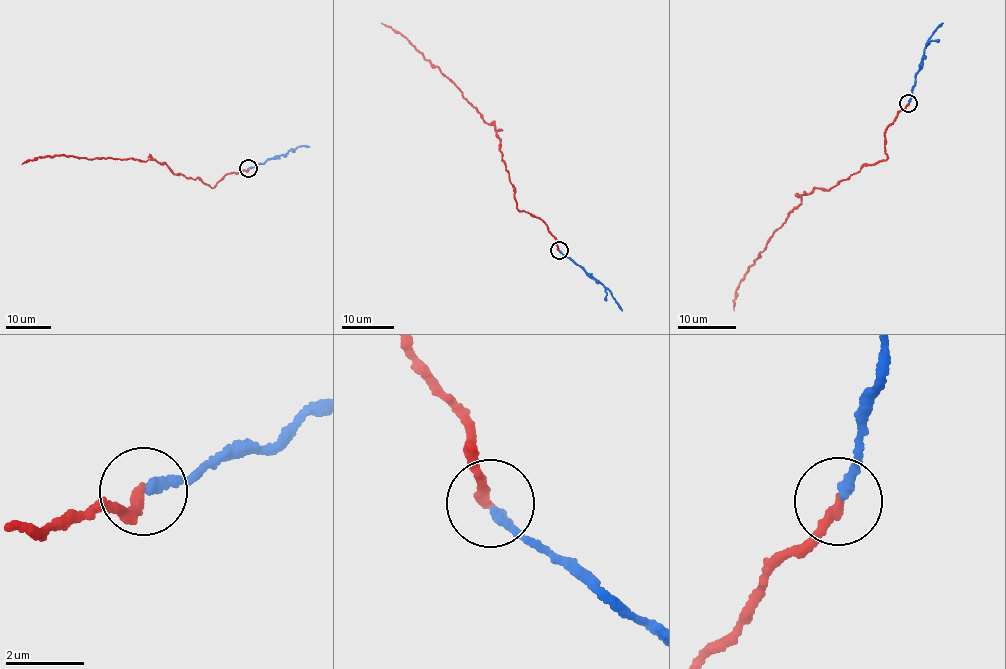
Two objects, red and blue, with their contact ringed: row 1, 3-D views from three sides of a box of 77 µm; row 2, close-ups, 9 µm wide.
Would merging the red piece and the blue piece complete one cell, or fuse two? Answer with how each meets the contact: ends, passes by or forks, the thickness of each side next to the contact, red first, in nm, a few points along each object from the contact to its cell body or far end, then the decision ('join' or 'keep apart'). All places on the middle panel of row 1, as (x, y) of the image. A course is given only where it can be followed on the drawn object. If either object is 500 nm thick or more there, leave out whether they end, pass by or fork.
red ends; blue ends; calibres 240 and 240 nm; course red (559, 249), (546, 223), (516, 208), (495, 127), (484, 121), (460, 89), (415, 47), (380, 23); course blue (559, 251), (604, 285), (622, 311); join

